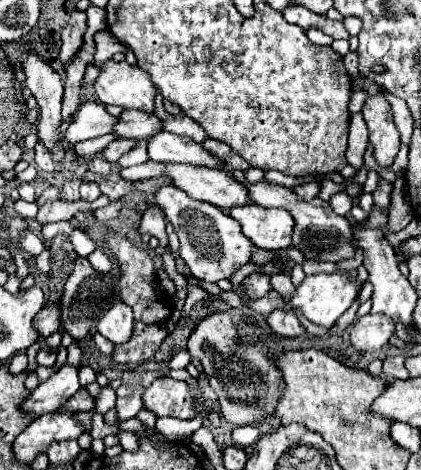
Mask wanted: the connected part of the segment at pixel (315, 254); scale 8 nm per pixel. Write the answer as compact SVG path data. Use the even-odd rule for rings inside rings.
M234 169L232 177L240 185L244 185L248 189L248 197L256 205L262 205L262 207L282 207L282 209L286 209L294 217L296 227L294 227L292 245L296 249L300 249L306 255L306 259L322 259L322 261L334 261L334 263L338 263L338 261L348 259L348 257L354 255L354 249L352 249L352 223L346 217L336 215L332 211L330 203L322 201L320 197L316 197L312 201L302 201L292 189L288 189L284 185L268 183L268 181L248 183L244 171L240 171L240 169Z

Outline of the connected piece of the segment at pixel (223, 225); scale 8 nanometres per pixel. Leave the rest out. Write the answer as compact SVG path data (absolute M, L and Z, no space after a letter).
M166 185L158 193L154 193L154 203L162 207L170 223L174 223L176 235L180 239L178 253L186 261L196 279L218 283L220 279L230 279L230 275L238 267L250 261L254 249L252 241L244 237L238 221L224 215L218 207L204 201L194 201L192 197L188 197L186 193L182 193L172 185Z

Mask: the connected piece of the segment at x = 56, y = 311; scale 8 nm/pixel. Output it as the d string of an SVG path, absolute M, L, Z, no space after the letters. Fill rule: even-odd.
M52 303L44 307L38 317L34 319L34 327L42 333L42 337L48 337L60 329L60 307L58 303Z

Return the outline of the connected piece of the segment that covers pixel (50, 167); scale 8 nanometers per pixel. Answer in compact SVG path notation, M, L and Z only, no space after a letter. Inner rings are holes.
M38 143L38 145L34 147L34 161L36 161L38 168L46 171L46 173L54 171L54 163L52 159L50 159L50 153L44 149L42 143Z

